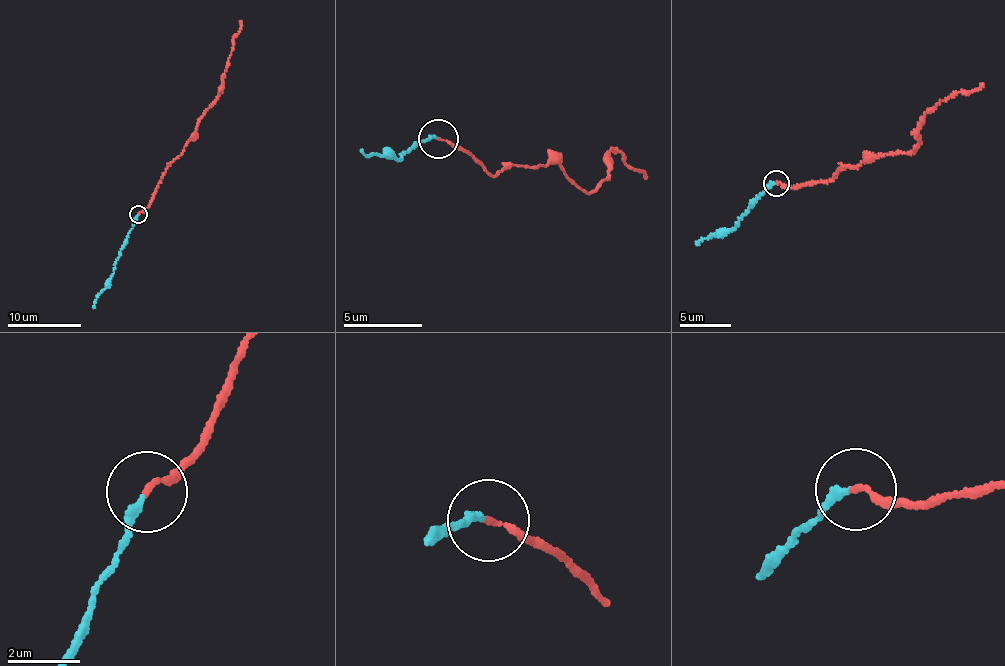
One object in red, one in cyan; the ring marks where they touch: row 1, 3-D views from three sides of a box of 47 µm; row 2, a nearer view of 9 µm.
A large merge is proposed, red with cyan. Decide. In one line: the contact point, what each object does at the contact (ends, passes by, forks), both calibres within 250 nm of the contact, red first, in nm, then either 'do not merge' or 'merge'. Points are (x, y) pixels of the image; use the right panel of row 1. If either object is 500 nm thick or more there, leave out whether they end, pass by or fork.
(776, 183) | red ends | cyan ends | 160/200 nm | merge

